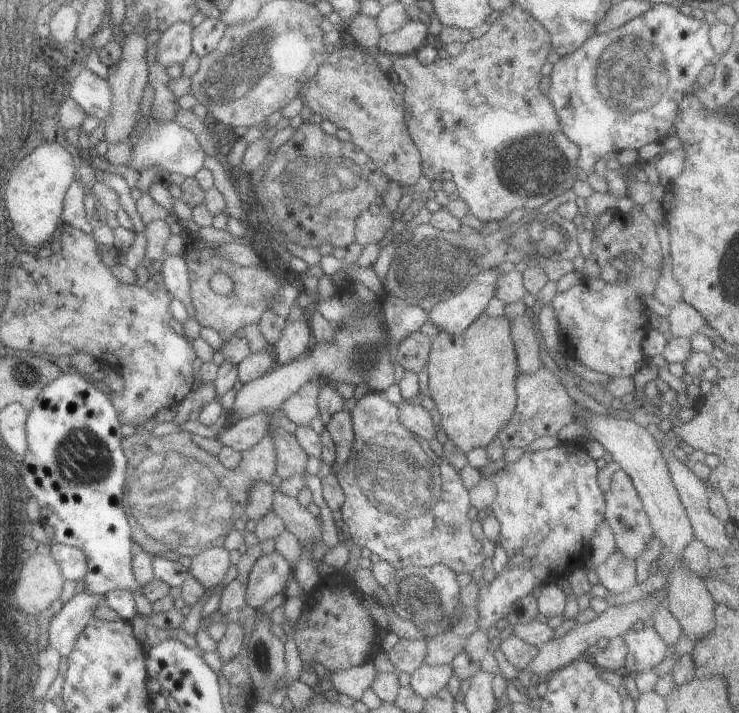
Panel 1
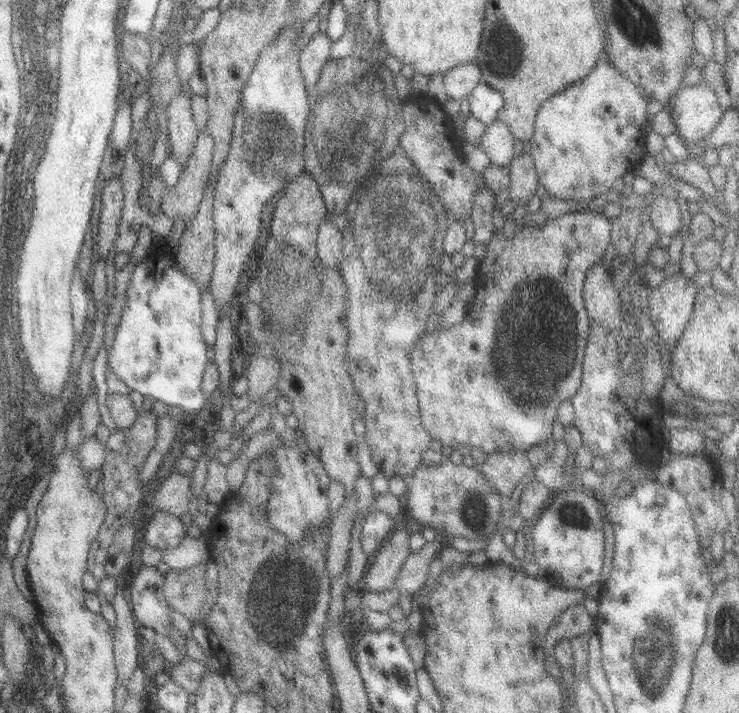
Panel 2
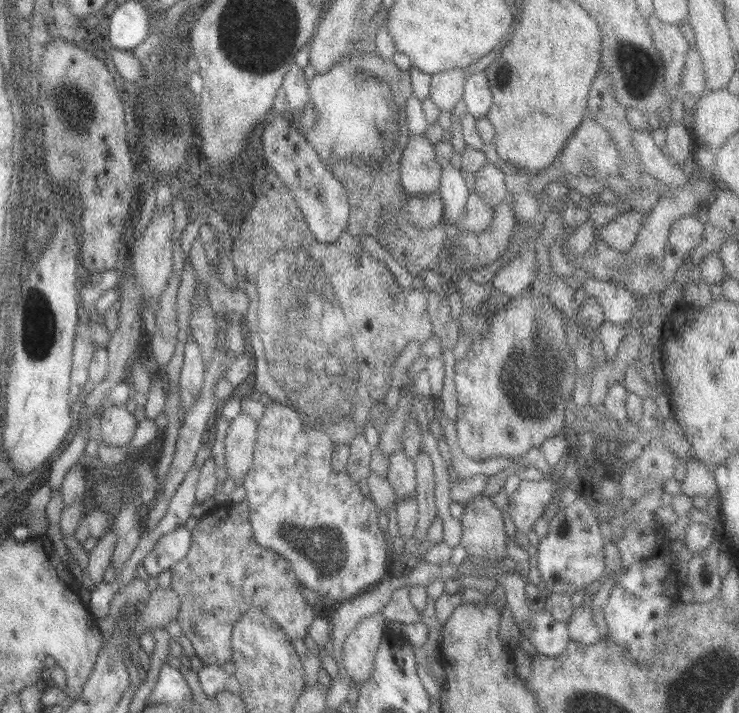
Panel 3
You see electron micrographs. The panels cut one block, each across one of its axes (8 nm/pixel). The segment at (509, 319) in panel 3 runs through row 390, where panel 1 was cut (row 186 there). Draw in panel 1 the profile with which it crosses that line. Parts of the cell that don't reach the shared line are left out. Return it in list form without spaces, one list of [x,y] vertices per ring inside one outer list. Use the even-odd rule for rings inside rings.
[[[512,4],[501,11],[502,14],[489,24],[487,32],[479,36],[477,40],[470,39],[468,42],[465,42],[463,51],[461,54],[457,54],[457,56],[447,55],[445,58],[438,58],[431,62],[429,66],[418,64],[413,54],[391,57],[393,64],[390,72],[395,72],[405,87],[405,92],[403,92],[402,96],[403,110],[405,112],[404,124],[411,142],[413,142],[417,152],[419,152],[422,175],[429,181],[433,181],[437,174],[441,175],[447,170],[455,184],[458,199],[463,201],[468,207],[468,215],[475,216],[477,220],[484,224],[491,220],[502,221],[515,209],[522,208],[525,214],[537,210],[540,205],[551,200],[551,198],[559,197],[557,194],[561,194],[563,190],[571,188],[571,184],[574,184],[576,180],[573,162],[575,162],[579,152],[579,148],[560,133],[555,110],[553,110],[551,102],[547,100],[547,96],[539,90],[539,80],[542,78],[540,68],[546,62],[546,57],[551,53],[549,34],[545,32],[545,28],[541,24],[538,24],[525,10],[521,10],[519,6]]]

